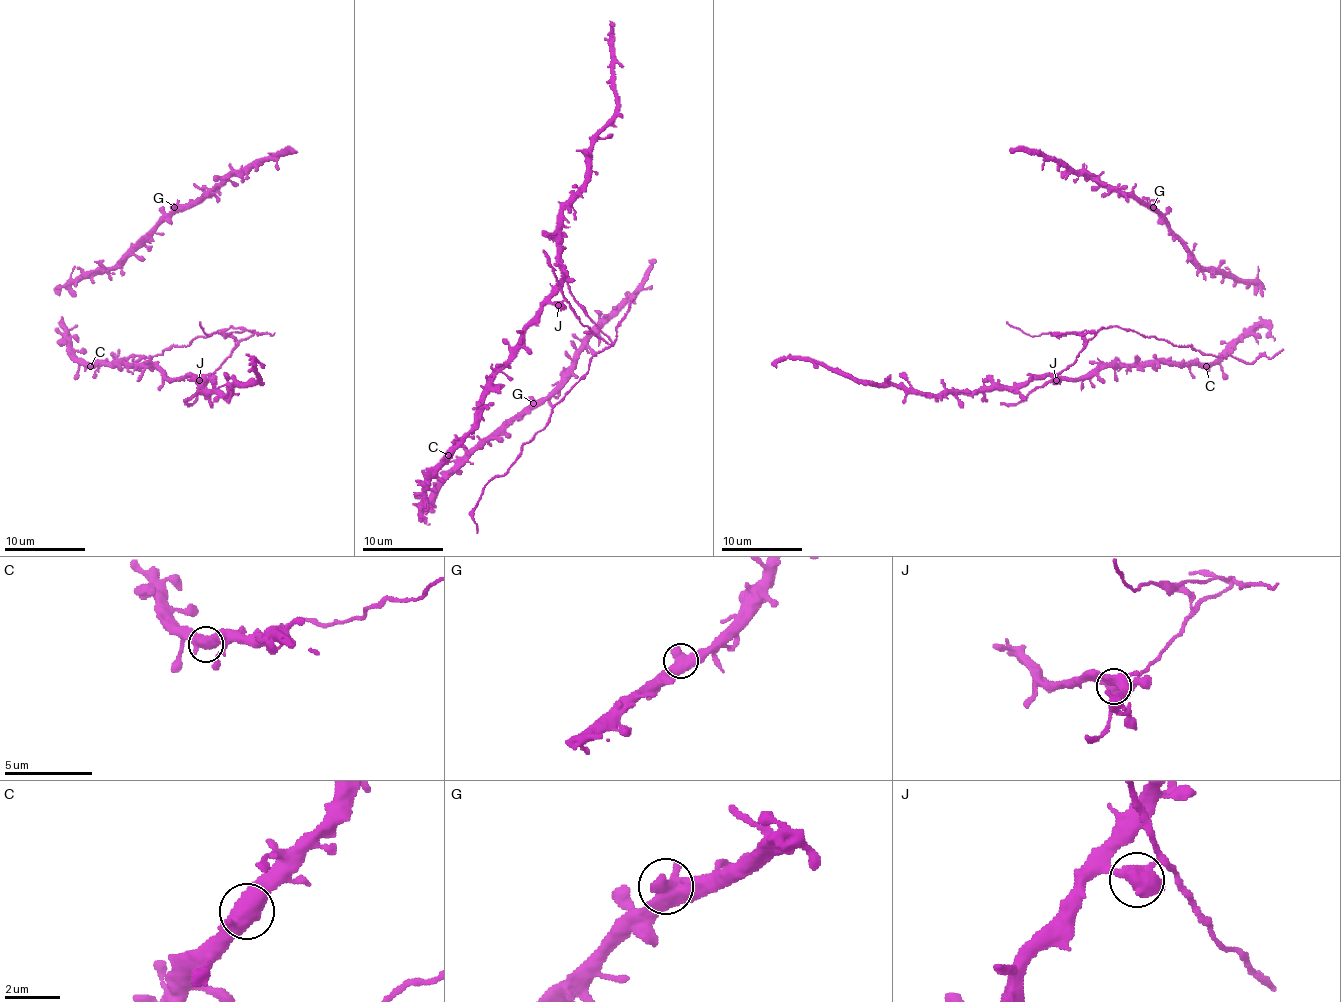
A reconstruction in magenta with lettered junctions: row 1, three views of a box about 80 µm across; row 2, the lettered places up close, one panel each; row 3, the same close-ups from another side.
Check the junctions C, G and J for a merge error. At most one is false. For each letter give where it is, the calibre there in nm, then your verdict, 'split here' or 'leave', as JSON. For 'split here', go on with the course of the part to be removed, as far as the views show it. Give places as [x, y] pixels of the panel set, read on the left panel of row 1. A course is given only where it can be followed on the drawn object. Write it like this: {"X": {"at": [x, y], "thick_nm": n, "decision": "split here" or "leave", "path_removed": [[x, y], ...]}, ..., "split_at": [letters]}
{"C": {"at": [90, 366], "thick_nm": 600, "decision": "leave"}, "G": {"at": [174, 207], "thick_nm": 650, "decision": "leave"}, "J": {"at": [199, 380], "thick_nm": 650, "decision": "split here", "path_removed": [[199, 381], [209, 378], [251, 334], [231, 326], [154, 356], [122, 362], [116, 358], [118, 348]]}, "split_at": ["J"]}

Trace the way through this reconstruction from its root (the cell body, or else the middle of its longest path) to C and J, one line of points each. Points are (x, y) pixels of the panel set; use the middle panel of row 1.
C: (466, 435), (448, 455)
J: (466, 435), (474, 421), (482, 387), (507, 360), (523, 328), (547, 304), (557, 306)

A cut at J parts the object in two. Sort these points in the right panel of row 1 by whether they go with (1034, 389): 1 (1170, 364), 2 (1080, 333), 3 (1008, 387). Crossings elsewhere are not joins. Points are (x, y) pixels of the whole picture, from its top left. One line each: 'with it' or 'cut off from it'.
1: cut off from it
2: with it
3: cut off from it

